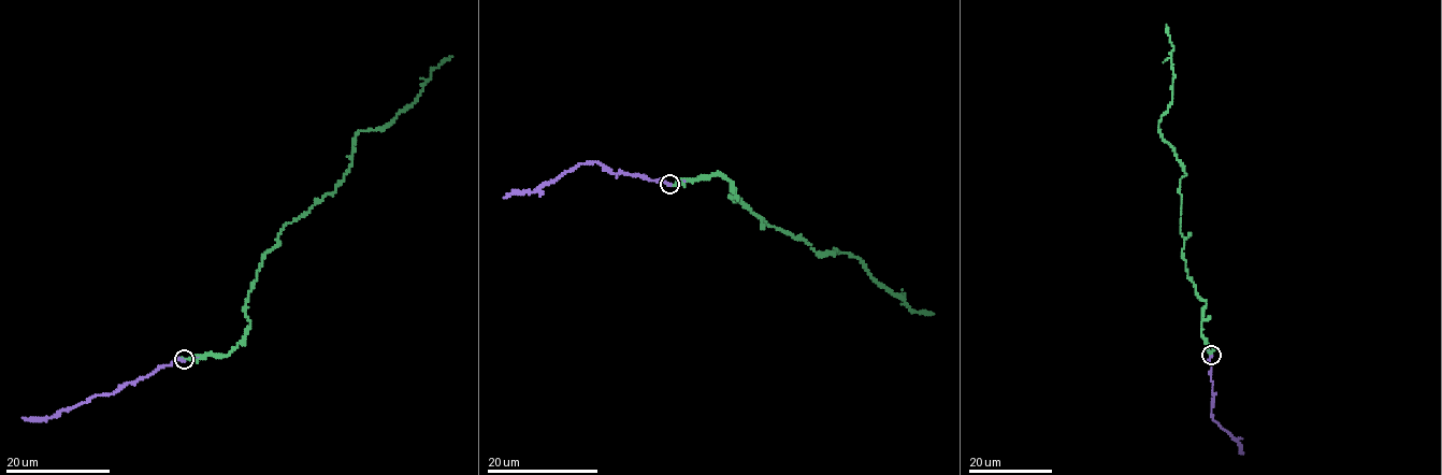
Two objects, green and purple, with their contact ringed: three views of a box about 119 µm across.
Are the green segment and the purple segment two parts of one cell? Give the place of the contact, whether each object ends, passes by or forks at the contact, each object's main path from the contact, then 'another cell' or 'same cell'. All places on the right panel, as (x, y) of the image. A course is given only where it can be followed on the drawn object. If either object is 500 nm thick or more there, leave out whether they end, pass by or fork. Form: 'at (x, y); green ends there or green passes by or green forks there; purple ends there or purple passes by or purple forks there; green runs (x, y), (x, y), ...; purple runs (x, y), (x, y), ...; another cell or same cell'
at (1211, 355); green ends there; purple ends there; green runs (1211, 355), (1201, 332), (1206, 301), (1182, 253), (1186, 174), (1157, 128), (1174, 74), (1167, 24); purple runs (1211, 355), (1211, 417), (1239, 444), (1239, 451), (1243, 452); same cell

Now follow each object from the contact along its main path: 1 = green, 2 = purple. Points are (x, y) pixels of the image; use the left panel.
1: (184, 359), (232, 350), (264, 255), (285, 224), (332, 193), (359, 131), (391, 124), (452, 56)
2: (184, 359), (173, 360), (134, 383), (127, 383), (114, 392), (102, 393), (49, 418), (23, 417)

